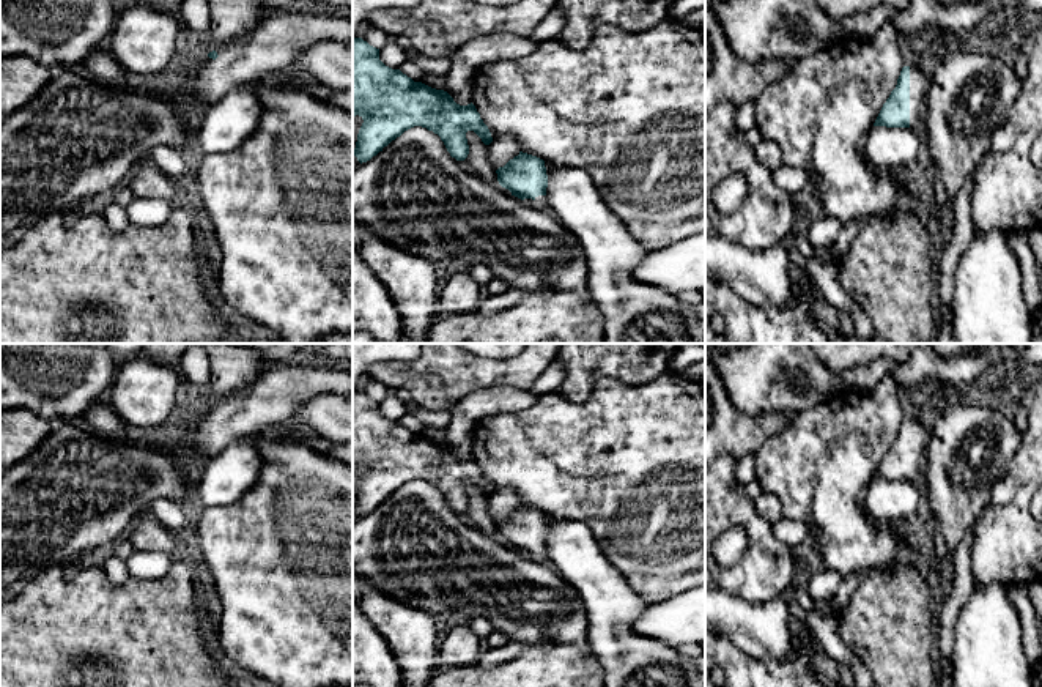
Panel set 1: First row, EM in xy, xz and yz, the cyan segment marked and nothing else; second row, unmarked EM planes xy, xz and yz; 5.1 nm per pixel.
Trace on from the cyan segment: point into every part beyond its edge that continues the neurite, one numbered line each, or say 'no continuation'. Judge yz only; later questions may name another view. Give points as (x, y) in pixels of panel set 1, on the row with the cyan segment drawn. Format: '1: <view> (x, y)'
1: yz (918, 81)

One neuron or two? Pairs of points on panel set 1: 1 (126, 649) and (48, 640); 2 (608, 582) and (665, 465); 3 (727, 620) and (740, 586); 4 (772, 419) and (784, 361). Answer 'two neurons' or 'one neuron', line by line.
1: one neuron
2: two neurons
3: two neurons
4: two neurons

